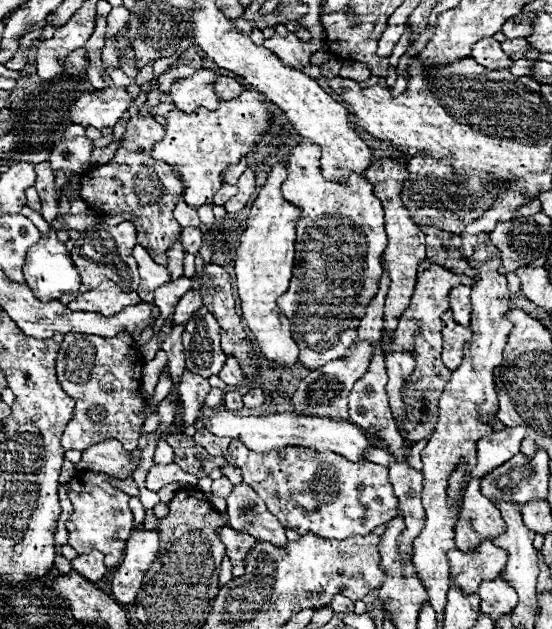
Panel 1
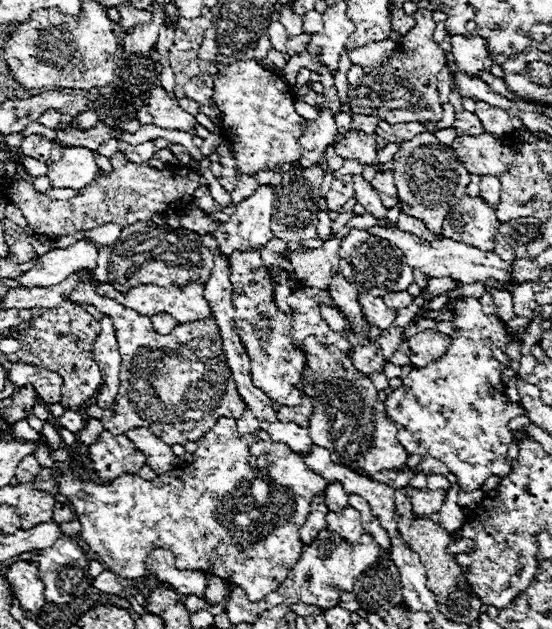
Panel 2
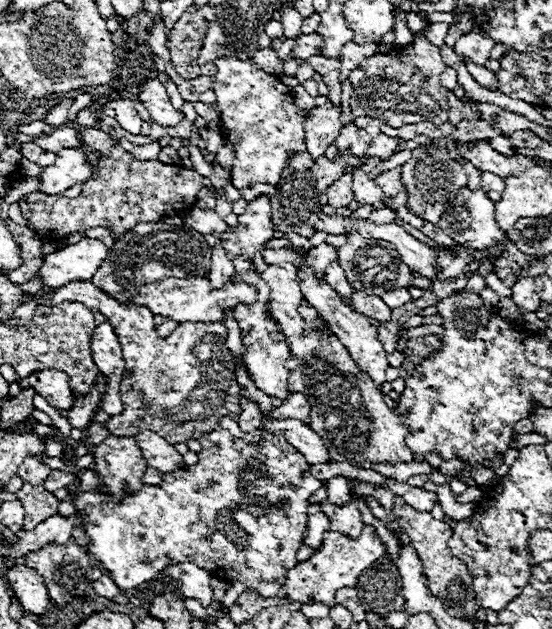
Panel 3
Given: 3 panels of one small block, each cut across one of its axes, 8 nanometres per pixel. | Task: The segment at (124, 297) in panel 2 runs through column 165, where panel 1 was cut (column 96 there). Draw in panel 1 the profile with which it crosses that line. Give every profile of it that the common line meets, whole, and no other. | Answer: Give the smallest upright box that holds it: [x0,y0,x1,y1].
[68,280,140,316]

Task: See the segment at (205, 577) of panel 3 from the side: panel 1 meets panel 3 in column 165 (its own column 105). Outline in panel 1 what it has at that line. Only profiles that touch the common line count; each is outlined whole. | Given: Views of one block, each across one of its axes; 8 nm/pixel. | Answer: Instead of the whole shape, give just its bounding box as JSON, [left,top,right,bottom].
[70,550,106,582]

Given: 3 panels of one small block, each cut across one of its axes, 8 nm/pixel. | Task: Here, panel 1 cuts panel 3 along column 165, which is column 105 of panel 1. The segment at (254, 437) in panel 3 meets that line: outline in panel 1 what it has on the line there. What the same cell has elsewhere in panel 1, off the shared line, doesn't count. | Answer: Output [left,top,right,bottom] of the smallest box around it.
[66,472,132,570]

